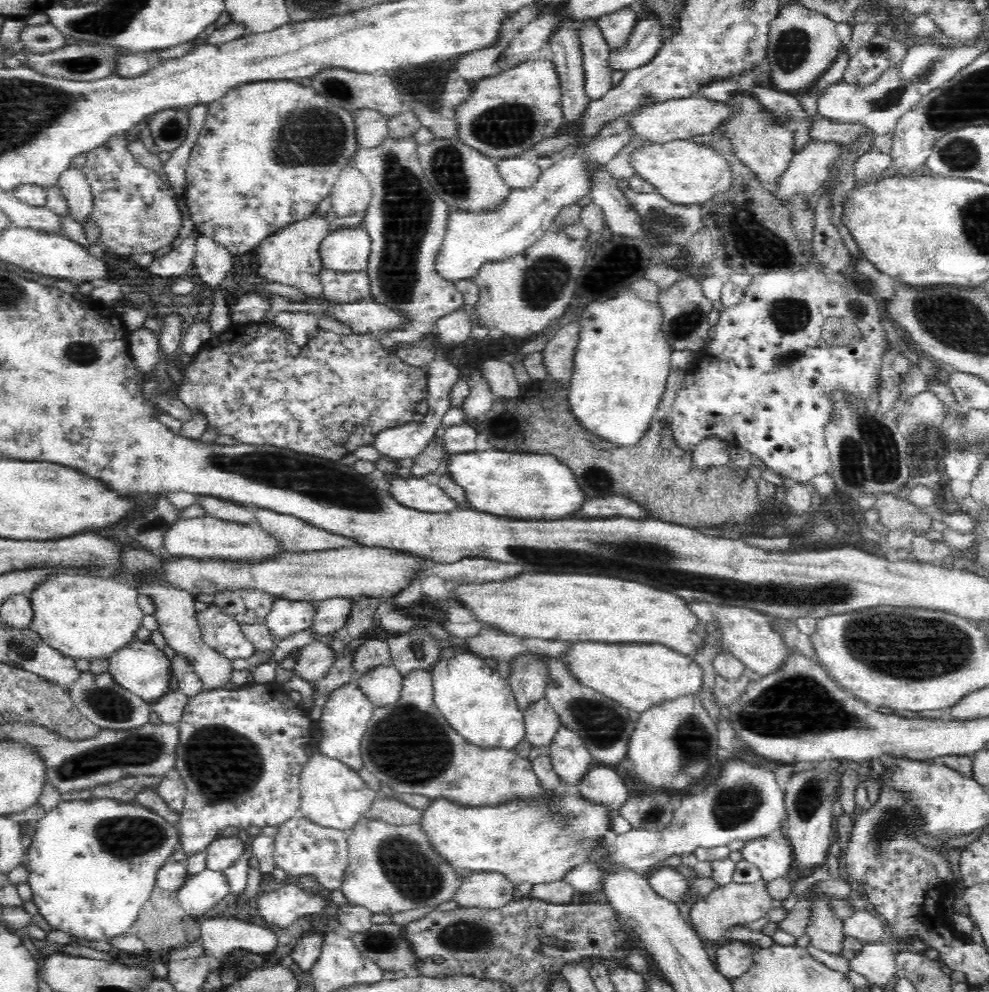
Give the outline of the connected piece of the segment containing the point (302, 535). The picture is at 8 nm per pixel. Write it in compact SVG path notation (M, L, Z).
M258 509L254 513L254 519L294 553L328 552L352 548L356 544L354 539L317 529L301 518L280 514L273 510Z

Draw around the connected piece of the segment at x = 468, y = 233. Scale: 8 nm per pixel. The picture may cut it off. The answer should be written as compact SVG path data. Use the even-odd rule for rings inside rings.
M646 90L644 94L640 94L640 102L633 107L633 110L626 111L625 114L617 115L616 118L604 122L604 126L600 126L600 130L586 139L584 143L576 145L563 156L555 158L554 164L542 172L534 186L523 189L510 188L508 194L496 202L496 206L481 207L478 210L450 206L448 220L444 226L444 238L441 239L436 254L432 256L432 273L436 273L436 277L440 277L440 281L450 285L460 284L466 280L475 282L479 270L484 265L507 261L510 257L530 248L546 231L553 229L553 222L561 209L578 204L578 200L582 200L584 196L591 193L591 190L595 188L595 178L598 177L598 174L604 172L606 165L635 137L634 123L630 123L632 118L635 118L636 113L642 112L657 102L658 98L655 98L655 94L651 94L651 90Z

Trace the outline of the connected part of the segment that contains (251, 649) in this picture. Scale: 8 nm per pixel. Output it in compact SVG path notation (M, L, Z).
M211 604L195 617L201 642L209 649L230 660L246 660L256 652L256 647L241 635L240 625L216 606Z

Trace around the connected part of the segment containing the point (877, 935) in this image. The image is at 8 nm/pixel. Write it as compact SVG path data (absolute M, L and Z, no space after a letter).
M867 910L857 912L843 919L842 933L845 940L856 939L862 944L878 942L884 934L884 921Z

